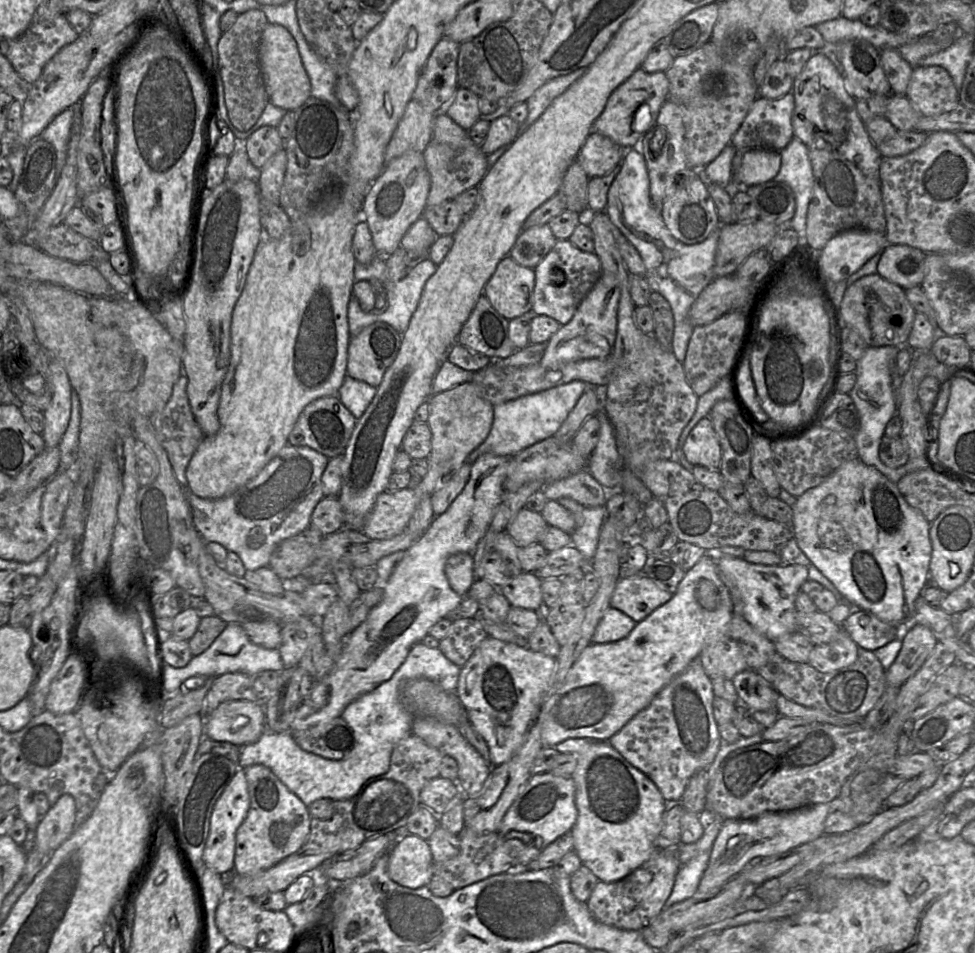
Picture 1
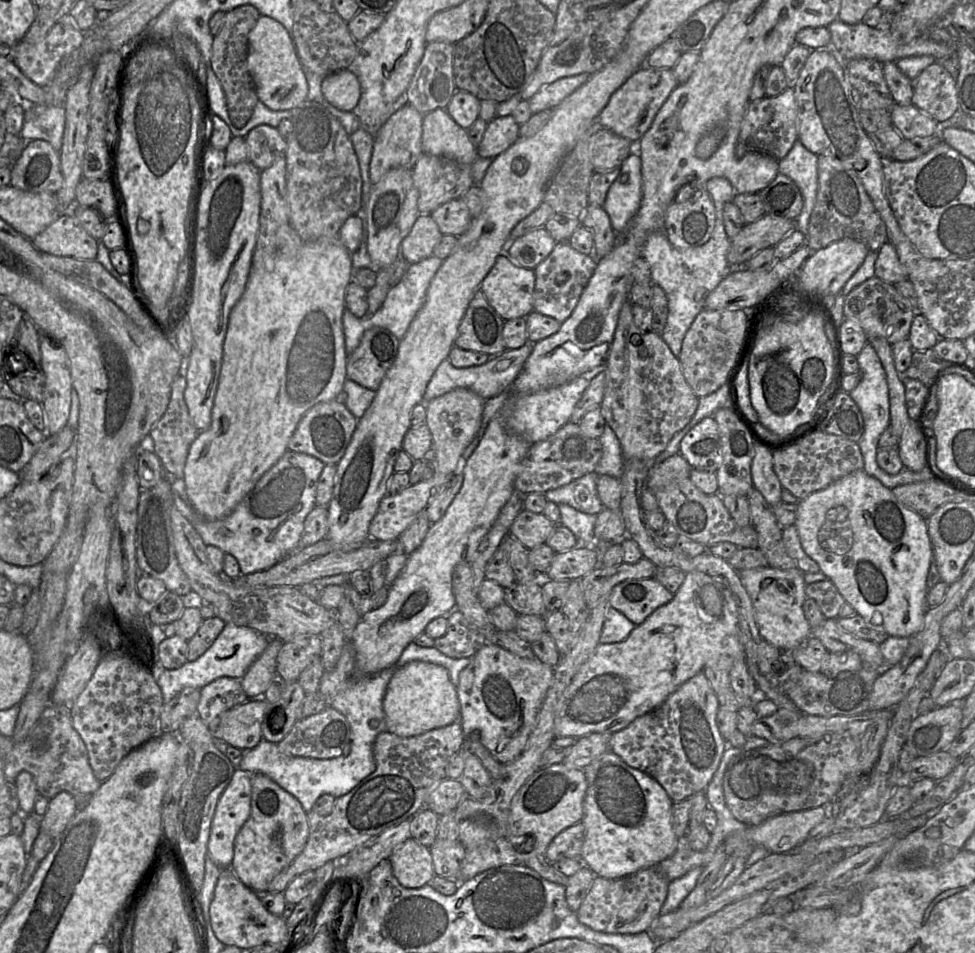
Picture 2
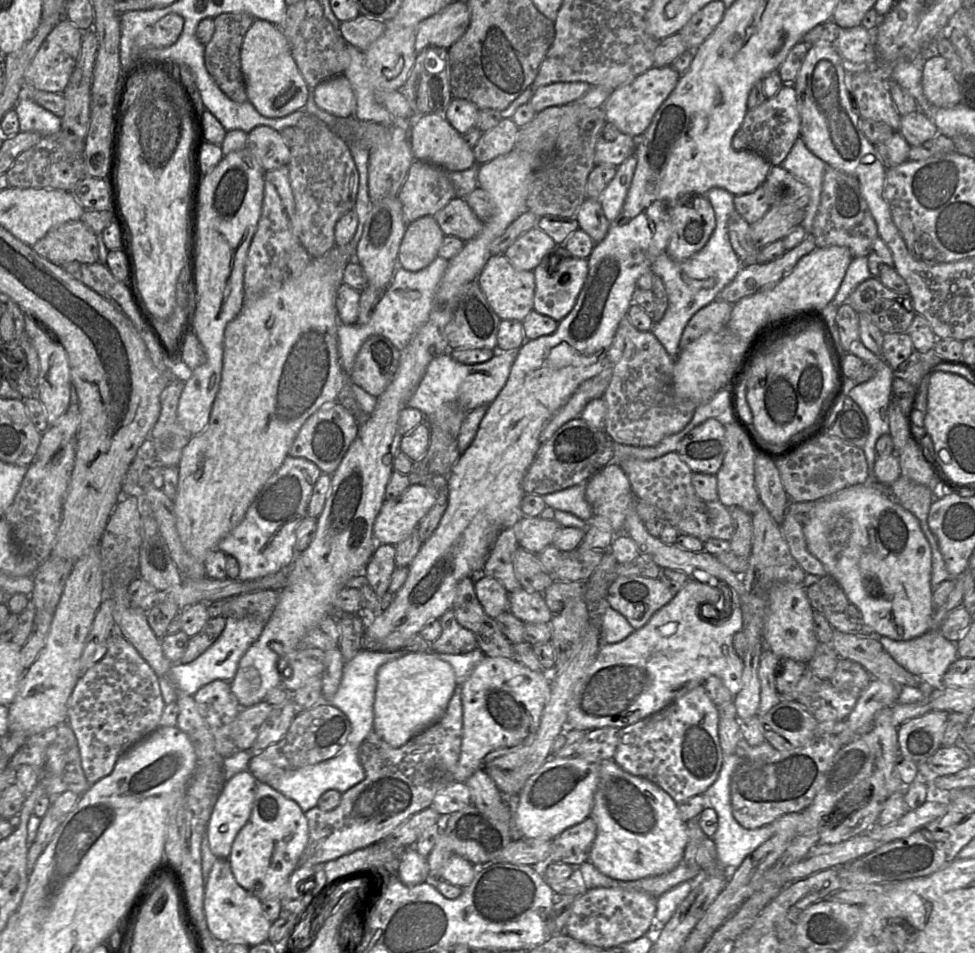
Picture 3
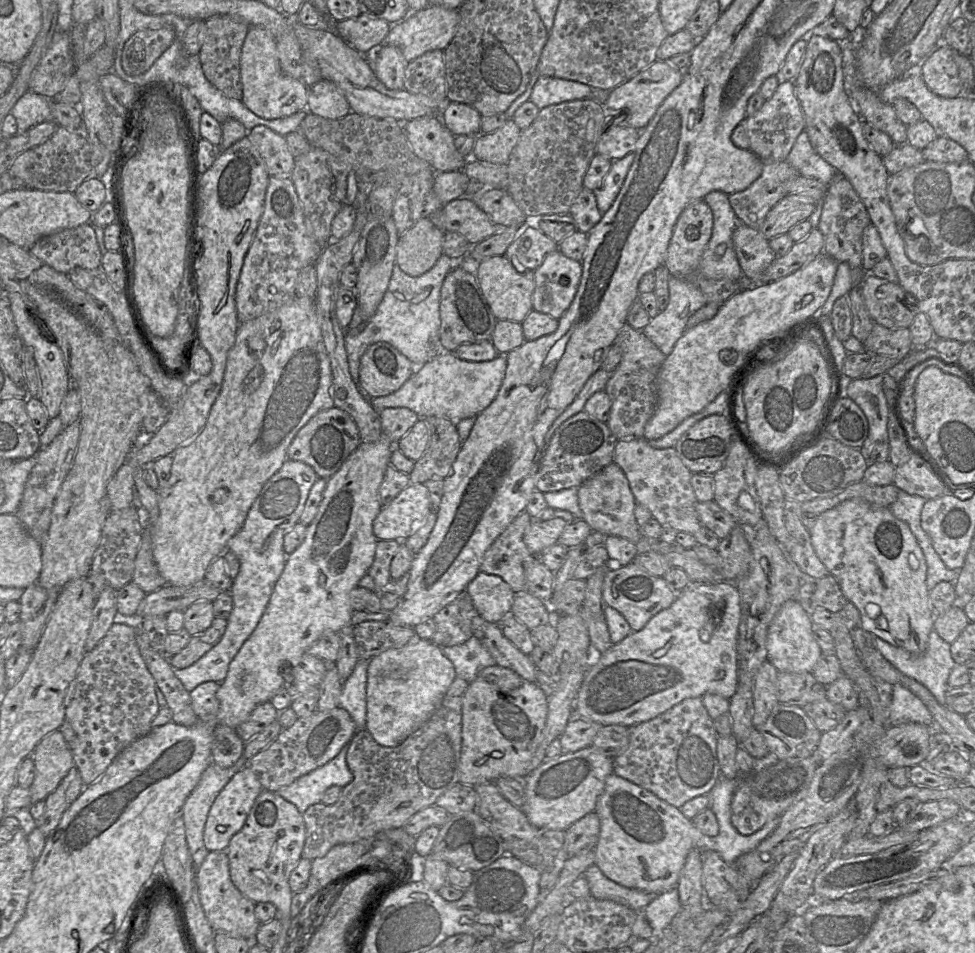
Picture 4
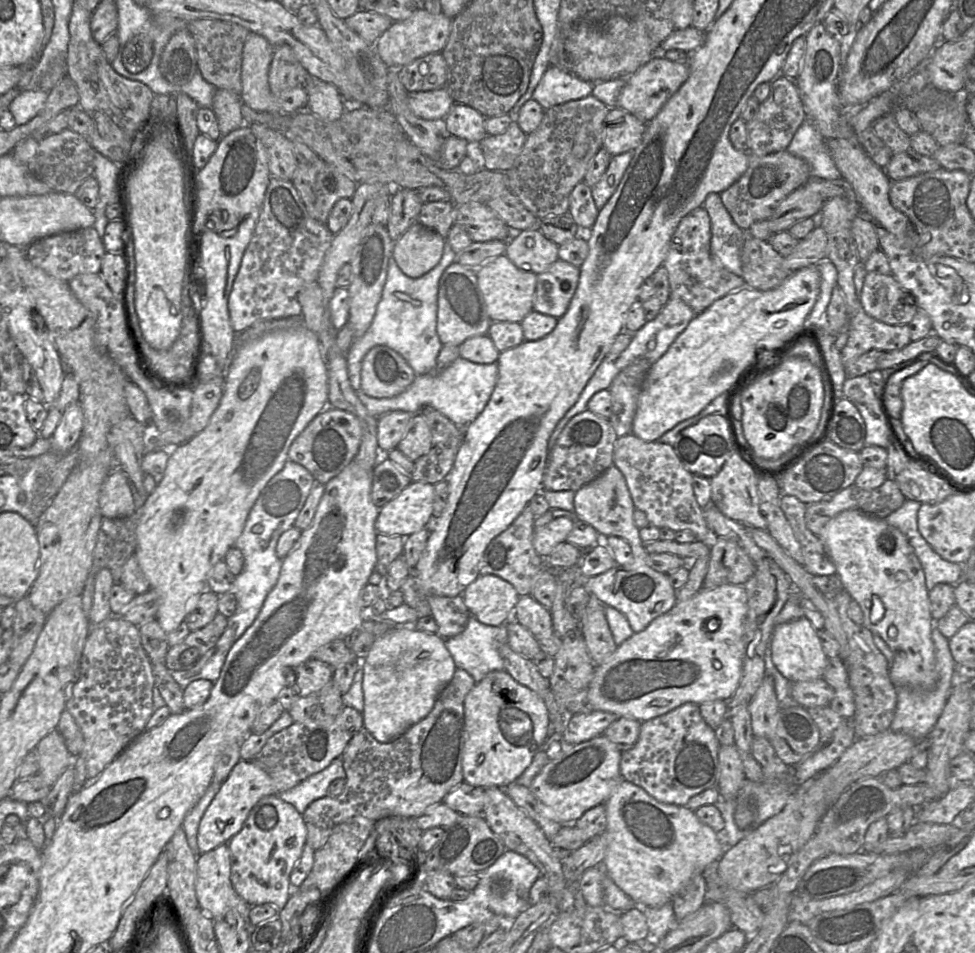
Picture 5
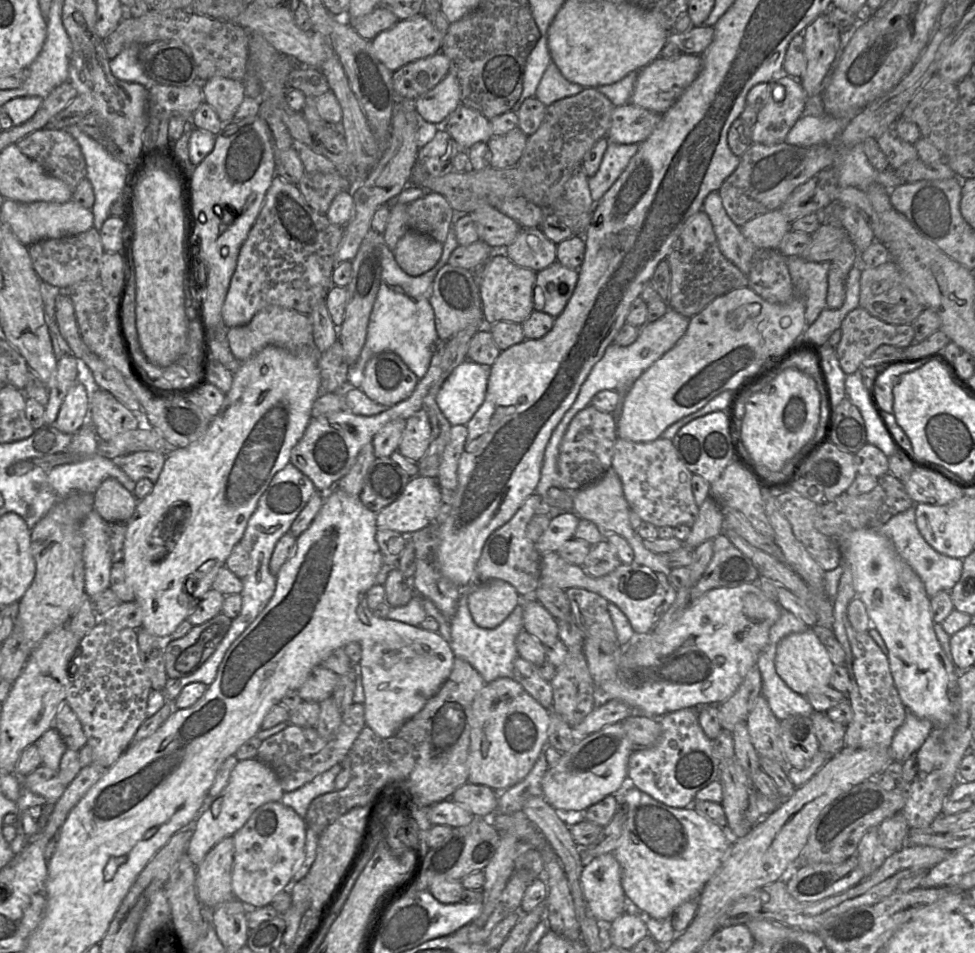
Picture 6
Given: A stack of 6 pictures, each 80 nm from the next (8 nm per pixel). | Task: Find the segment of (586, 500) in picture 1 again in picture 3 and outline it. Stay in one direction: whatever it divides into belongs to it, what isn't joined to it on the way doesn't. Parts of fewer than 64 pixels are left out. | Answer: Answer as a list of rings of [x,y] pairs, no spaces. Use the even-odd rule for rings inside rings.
[[[586,482],[546,494],[543,497],[546,506],[554,510],[569,512],[578,518],[589,521],[593,517],[592,509],[585,498]]]

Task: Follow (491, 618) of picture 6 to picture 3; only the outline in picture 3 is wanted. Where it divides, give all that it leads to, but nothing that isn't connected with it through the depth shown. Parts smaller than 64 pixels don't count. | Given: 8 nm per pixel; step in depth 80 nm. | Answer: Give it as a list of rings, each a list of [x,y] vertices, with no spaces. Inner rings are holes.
[[[480,574],[474,579],[474,588],[481,606],[491,618],[509,611],[509,593],[497,579]]]

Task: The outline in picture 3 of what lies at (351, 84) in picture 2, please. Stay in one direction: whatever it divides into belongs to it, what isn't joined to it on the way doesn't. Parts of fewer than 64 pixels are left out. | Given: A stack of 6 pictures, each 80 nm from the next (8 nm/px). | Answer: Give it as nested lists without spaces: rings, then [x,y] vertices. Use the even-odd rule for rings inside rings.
[[[337,75],[322,81],[314,89],[316,105],[340,118],[355,114],[356,96],[349,80],[343,75]]]

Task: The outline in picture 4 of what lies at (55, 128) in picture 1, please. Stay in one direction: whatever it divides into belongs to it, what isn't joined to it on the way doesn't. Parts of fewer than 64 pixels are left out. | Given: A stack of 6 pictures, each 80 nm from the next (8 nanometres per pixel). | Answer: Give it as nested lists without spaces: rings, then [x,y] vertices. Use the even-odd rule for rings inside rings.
[[[31,90],[14,105],[11,114],[15,117],[18,133],[23,133],[43,122],[54,121],[51,100]]]

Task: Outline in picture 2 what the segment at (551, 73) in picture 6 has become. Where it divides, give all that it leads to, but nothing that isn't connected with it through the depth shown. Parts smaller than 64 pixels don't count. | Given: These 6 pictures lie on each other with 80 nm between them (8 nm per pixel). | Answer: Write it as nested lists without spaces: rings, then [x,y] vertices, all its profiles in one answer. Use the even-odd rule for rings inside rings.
[[[581,73],[575,76],[560,78],[542,87],[528,100],[532,114],[536,114],[545,109],[554,109],[566,97],[585,84],[589,78],[590,74]]]

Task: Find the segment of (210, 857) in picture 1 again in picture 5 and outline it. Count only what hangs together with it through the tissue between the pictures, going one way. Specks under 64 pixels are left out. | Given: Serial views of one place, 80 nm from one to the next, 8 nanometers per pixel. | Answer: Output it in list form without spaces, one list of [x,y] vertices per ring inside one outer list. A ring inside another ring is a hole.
[[[240,760],[222,783],[219,792],[205,811],[198,828],[197,844],[200,854],[227,844],[243,827],[252,808],[265,796],[279,792],[270,776],[251,761]]]

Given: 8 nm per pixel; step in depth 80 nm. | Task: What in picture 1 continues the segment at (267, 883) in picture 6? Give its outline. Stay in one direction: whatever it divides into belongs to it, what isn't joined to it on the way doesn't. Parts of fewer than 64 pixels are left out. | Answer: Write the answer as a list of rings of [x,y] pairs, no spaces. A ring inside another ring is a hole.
[[[266,766],[244,768],[250,797],[246,818],[236,831],[234,872],[253,875],[279,863],[298,851],[310,832],[308,807]]]

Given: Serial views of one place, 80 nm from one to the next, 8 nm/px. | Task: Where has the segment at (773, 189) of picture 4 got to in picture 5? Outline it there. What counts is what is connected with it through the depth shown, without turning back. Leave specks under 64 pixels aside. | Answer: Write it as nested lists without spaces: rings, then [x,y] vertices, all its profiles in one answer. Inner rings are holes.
[[[787,150],[767,155],[749,152],[746,171],[735,183],[719,194],[733,221],[746,232],[753,223],[769,219],[780,202],[804,185],[809,178],[808,163]]]

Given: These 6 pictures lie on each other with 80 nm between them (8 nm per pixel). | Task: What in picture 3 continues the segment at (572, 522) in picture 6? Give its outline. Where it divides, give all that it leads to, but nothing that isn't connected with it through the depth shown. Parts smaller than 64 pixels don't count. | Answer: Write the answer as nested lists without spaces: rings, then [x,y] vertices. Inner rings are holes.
[[[519,516],[512,524],[514,526],[519,547],[539,554],[547,546],[552,545],[554,535],[561,528],[555,520],[537,517]]]

